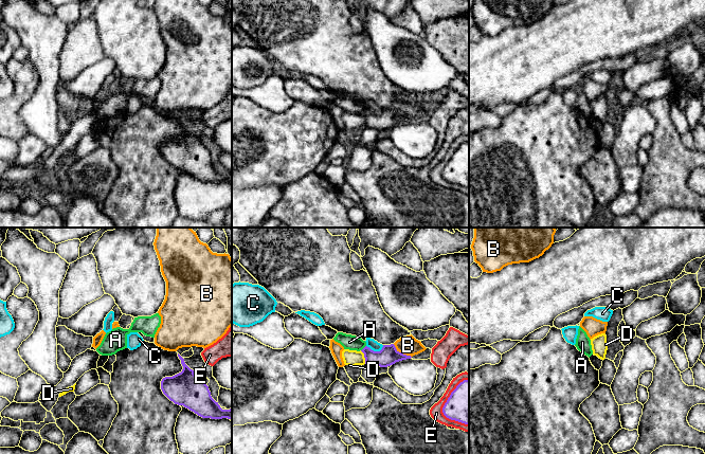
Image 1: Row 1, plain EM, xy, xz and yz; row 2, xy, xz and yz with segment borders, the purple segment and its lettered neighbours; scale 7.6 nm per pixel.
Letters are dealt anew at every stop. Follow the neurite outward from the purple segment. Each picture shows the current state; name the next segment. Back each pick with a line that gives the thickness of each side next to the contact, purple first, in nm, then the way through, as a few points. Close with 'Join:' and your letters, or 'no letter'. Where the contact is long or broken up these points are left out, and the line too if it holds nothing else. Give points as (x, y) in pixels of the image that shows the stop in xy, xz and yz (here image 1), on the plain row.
Join: no letter

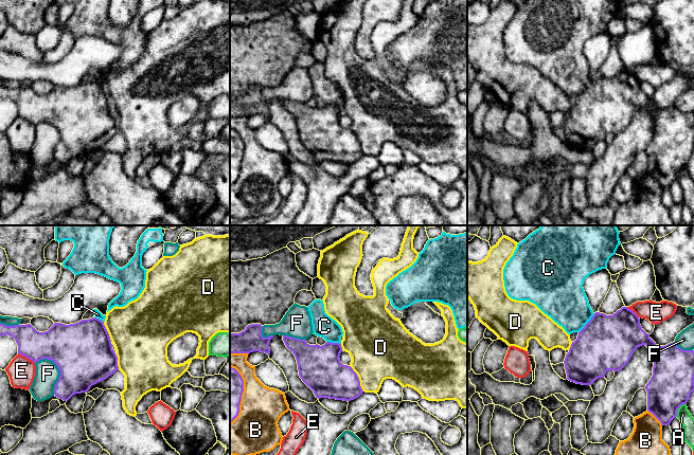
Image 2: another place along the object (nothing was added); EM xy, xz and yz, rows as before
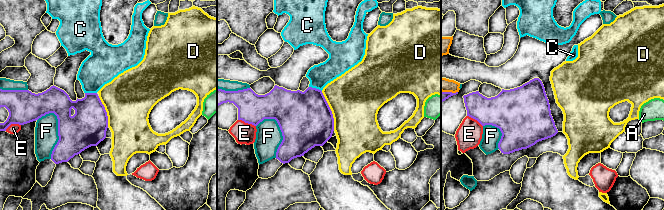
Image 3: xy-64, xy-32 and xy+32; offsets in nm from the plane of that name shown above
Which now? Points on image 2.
C: calibres 420 and 340 nm; way yz (606, 106), (587, 86), (564, 62)
Join: C

